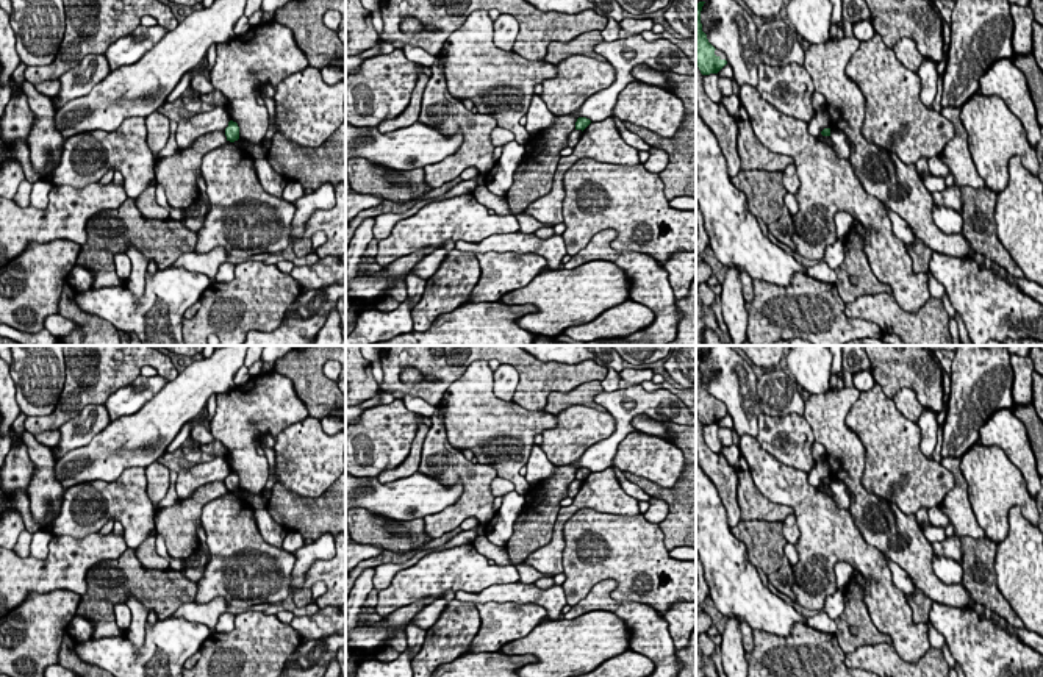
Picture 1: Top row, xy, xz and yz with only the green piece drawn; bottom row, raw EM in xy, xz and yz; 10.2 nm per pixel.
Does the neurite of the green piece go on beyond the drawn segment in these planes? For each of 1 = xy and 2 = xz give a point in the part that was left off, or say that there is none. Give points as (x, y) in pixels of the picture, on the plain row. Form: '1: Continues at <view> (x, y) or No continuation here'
1: No continuation here
2: No continuation here

